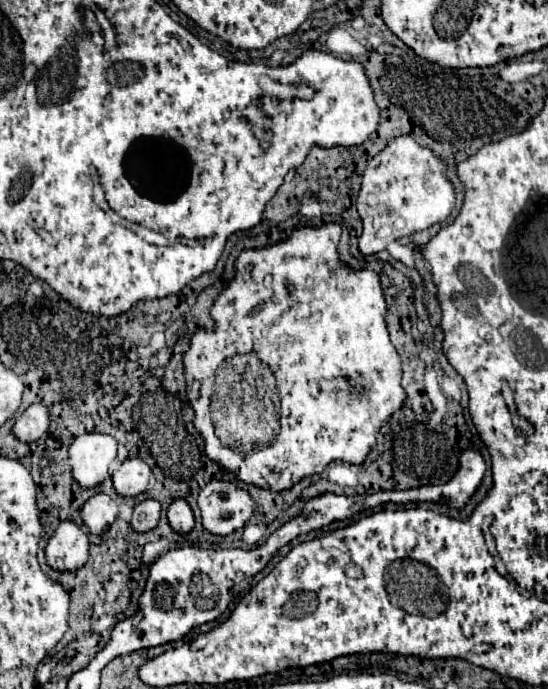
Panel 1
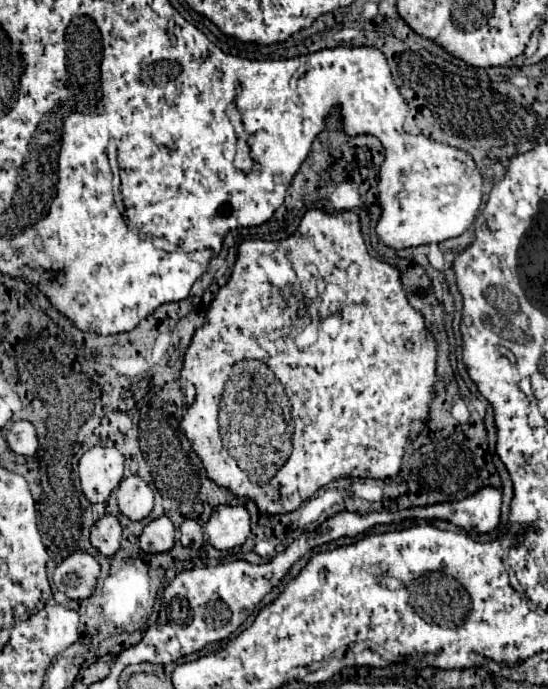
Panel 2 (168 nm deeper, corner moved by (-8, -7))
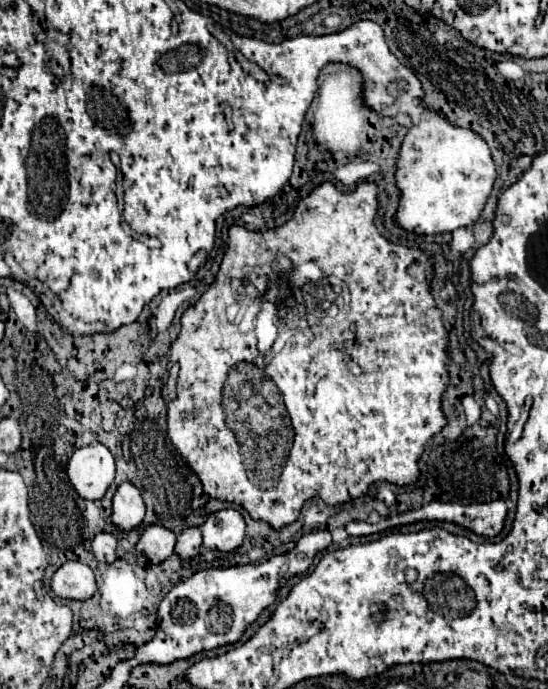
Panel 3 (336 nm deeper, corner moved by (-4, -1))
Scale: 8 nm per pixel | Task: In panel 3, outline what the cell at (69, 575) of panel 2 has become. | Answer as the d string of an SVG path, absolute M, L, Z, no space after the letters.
M67 561L53 575L51 589L61 599L85 601L93 597L93 593L97 591L97 585L95 585L95 575L89 569L89 565L81 561Z

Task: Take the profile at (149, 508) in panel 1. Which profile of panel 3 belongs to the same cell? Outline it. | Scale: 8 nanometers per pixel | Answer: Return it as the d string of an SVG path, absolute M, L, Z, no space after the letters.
M149 525L145 527L145 533L137 543L137 557L145 563L157 565L163 563L167 557L171 557L173 547L175 547L175 535L169 529L161 525Z

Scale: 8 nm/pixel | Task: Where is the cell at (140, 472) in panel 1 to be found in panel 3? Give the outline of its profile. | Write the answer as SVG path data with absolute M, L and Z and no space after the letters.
M121 483L113 497L113 525L121 531L131 531L141 527L145 517L145 503L141 491L133 483Z

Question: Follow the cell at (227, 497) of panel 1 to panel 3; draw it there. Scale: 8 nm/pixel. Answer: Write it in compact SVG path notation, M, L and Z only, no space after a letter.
M223 509L207 517L201 527L203 545L217 551L233 551L245 539L245 521L239 511Z

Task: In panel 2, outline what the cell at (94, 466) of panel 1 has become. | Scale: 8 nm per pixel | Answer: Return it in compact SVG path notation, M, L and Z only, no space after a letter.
M93 447L79 459L79 479L91 503L103 503L123 477L123 455L115 447Z

